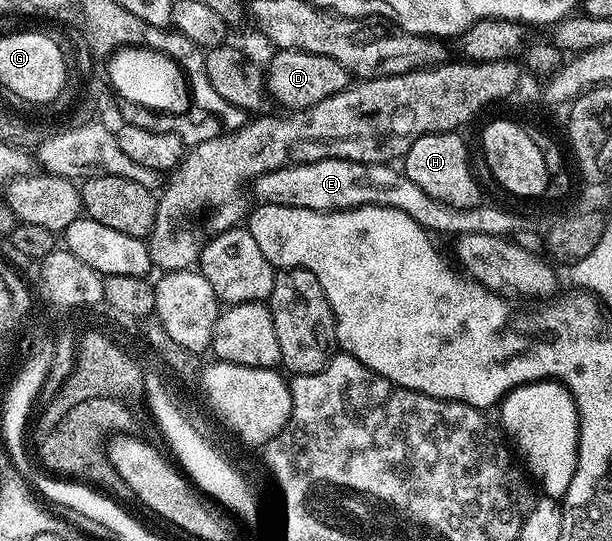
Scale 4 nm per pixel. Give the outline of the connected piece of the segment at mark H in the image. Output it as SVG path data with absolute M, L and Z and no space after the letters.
M456 132L446 134L427 134L405 152L402 169L422 192L430 192L434 200L442 200L454 208L474 208L481 205L480 186L472 175L472 166L468 163L468 146Z

